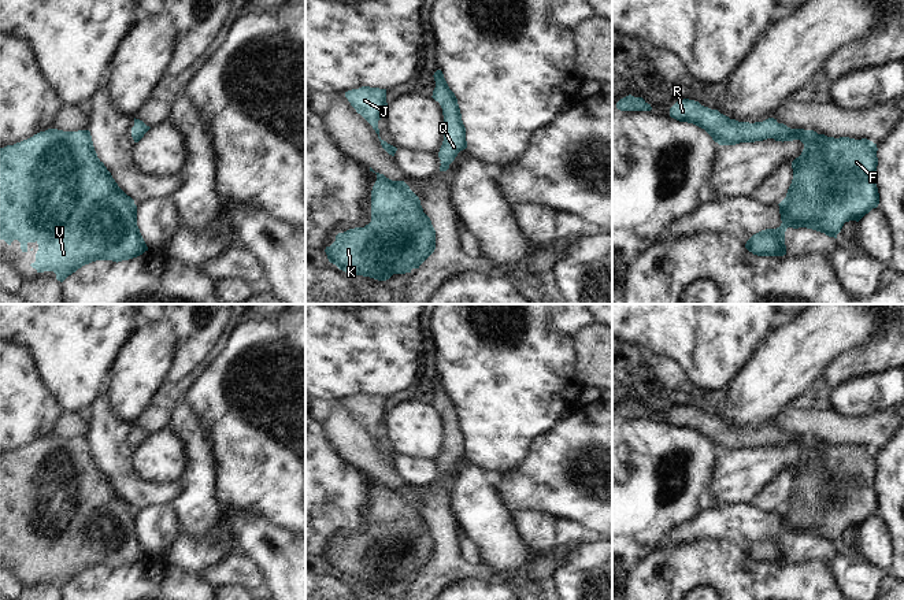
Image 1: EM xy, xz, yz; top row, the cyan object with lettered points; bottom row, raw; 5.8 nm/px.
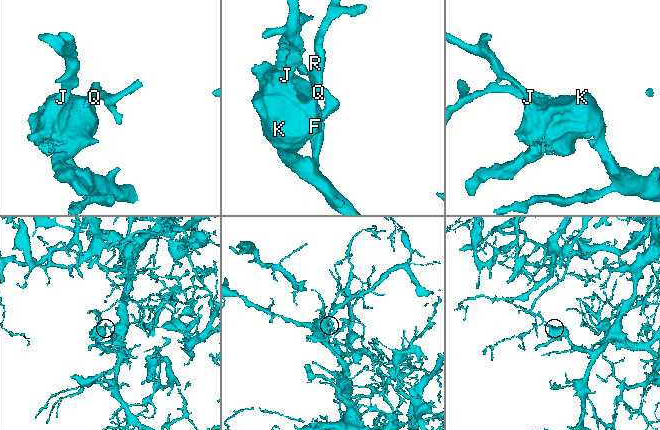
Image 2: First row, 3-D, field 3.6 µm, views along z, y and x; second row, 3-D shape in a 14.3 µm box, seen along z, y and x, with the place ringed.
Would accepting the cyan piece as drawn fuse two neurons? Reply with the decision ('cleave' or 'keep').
keep

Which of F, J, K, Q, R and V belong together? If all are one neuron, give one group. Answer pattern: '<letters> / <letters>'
F J K Q R V

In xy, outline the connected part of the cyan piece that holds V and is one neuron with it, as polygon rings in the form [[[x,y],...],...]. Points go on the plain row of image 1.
[[[48,436],[27,447],[0,455],[0,547],[8,552],[18,547],[22,559],[29,558],[29,549],[37,549],[36,568],[30,573],[37,579],[53,578],[60,589],[92,568],[112,567],[118,570],[148,558],[137,533],[137,512],[118,493],[97,464],[89,437]]]

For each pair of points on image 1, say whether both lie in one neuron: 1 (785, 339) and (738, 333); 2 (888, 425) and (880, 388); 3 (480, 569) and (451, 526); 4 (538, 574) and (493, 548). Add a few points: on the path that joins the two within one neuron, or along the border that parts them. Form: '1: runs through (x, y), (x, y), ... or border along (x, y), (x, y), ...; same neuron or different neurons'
1: border along (780, 322), (749, 362); different neurons
2: border along (889, 410), (854, 418); different neurons
3: runs through (466, 569), (451, 554), (451, 540); same neuron
4: border along (534, 559), (526, 566), (526, 574), (543, 585); different neurons

